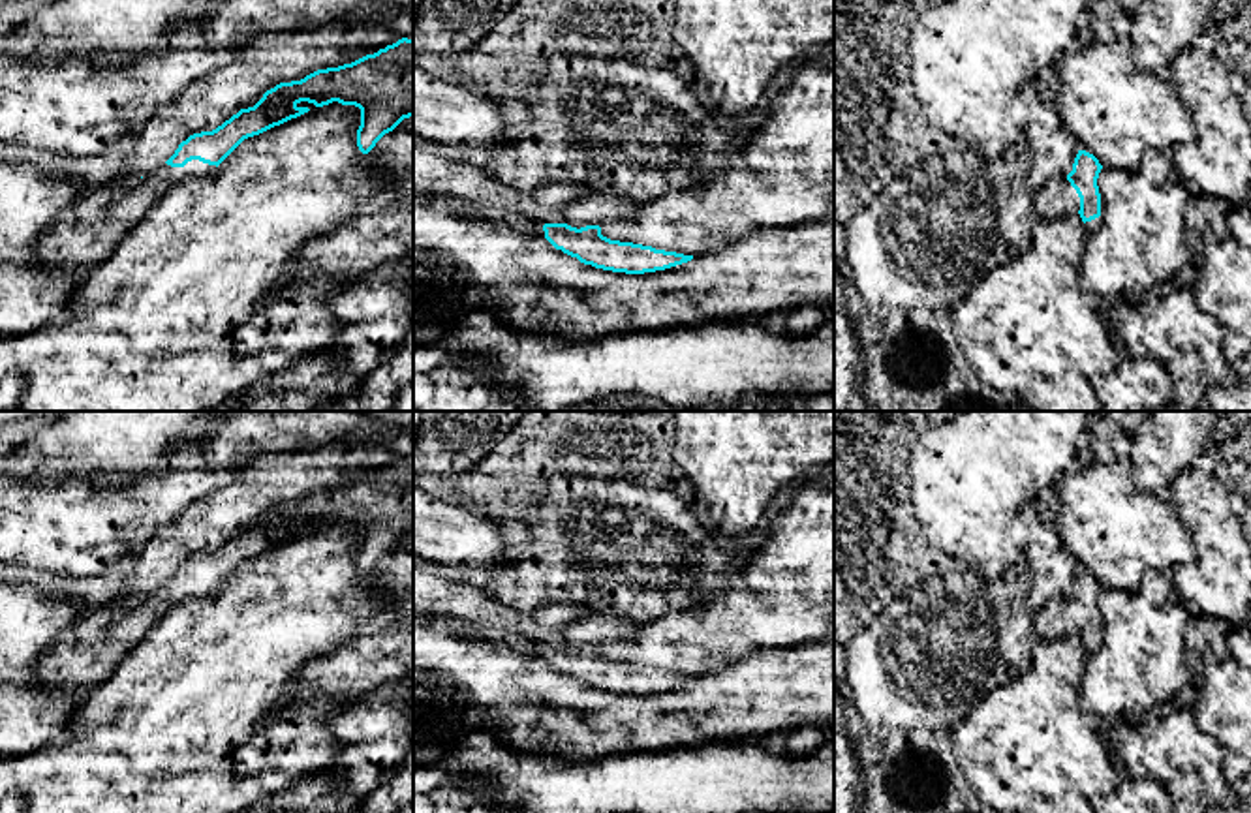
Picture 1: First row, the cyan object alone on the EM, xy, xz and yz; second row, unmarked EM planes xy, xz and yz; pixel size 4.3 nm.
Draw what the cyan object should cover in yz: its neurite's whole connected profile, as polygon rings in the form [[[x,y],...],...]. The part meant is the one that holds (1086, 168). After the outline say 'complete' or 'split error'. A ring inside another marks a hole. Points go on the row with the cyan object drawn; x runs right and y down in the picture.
[[[1078,150],[1069,175],[1054,175],[1033,193],[1033,214],[1037,220],[1050,220],[1078,212],[1086,233],[1101,223],[1101,193],[1097,178],[1103,165],[1099,160]]]; split error

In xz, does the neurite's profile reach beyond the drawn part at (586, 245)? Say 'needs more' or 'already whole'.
needs more

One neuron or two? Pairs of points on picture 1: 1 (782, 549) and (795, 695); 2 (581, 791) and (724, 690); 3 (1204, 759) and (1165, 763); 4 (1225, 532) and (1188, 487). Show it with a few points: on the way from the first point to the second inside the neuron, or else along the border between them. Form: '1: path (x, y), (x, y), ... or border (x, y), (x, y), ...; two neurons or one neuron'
1: border (814, 641), (780, 648), (757, 648), (748, 654); two neurons
2: border (680, 746), (650, 751), (615, 751), (594, 759); two neurons
3: path (1195, 759), (1174, 759); one neuron
4: path (1214, 521), (1199, 498); one neuron

